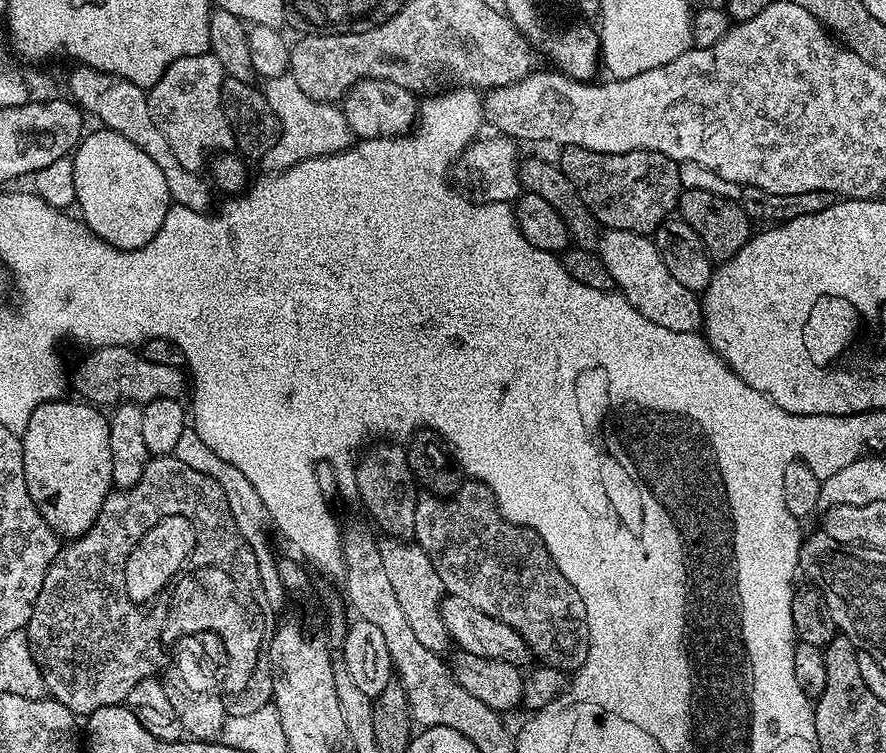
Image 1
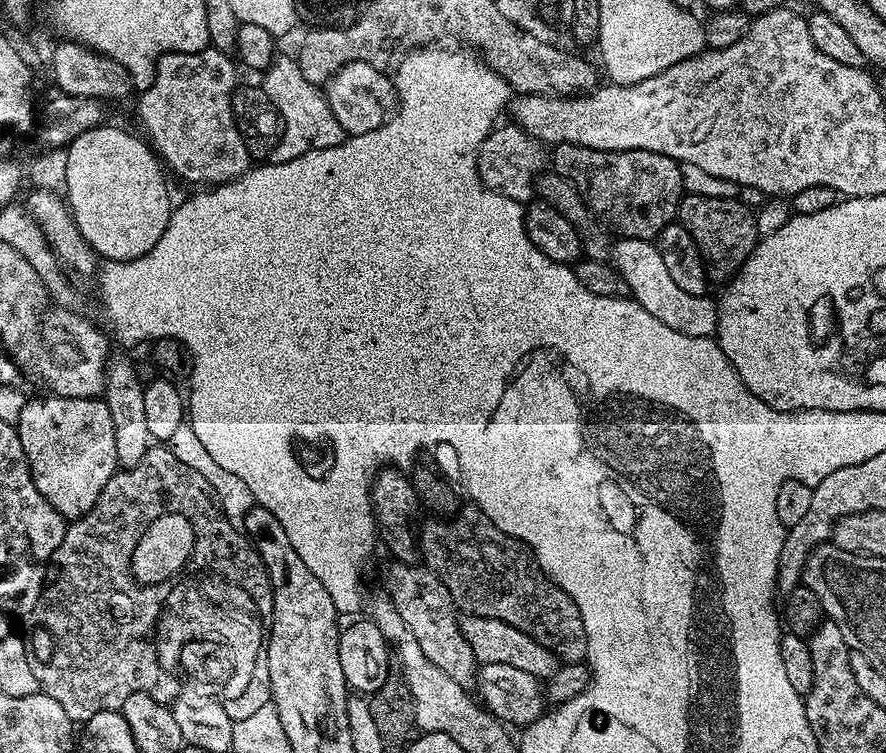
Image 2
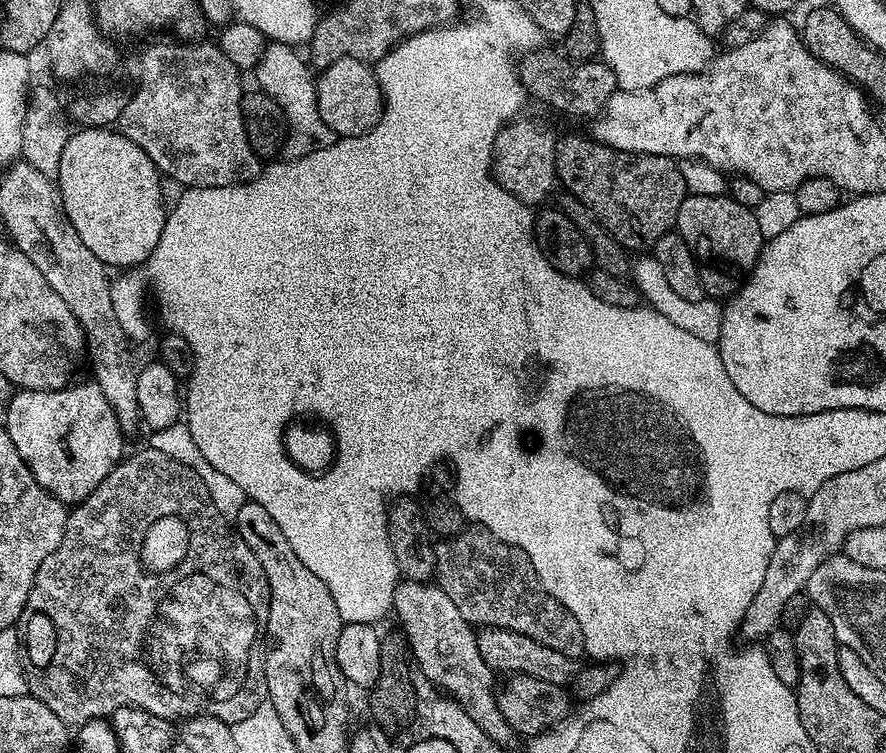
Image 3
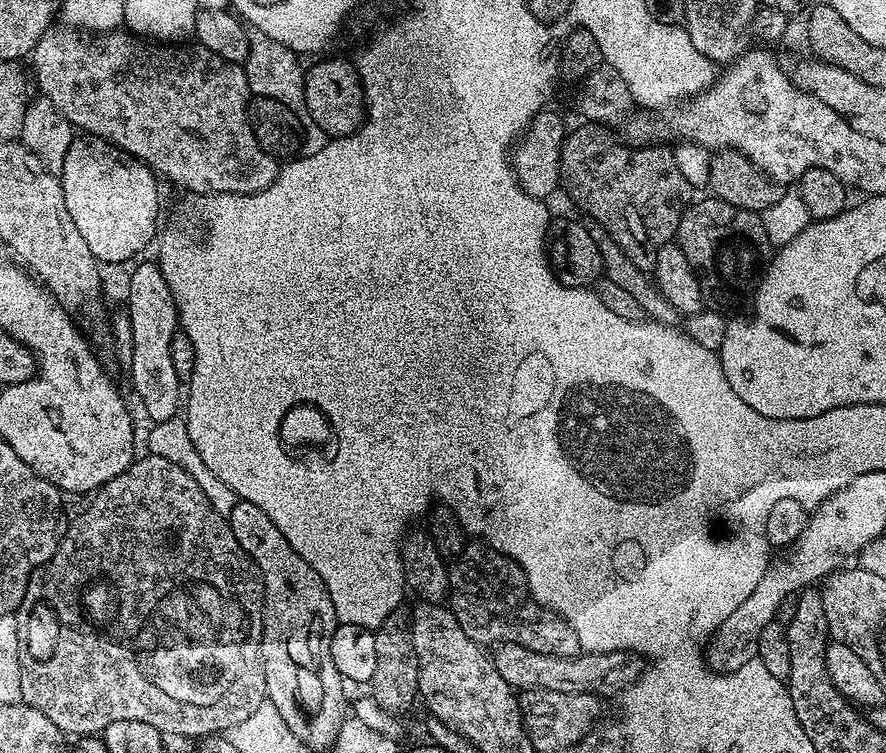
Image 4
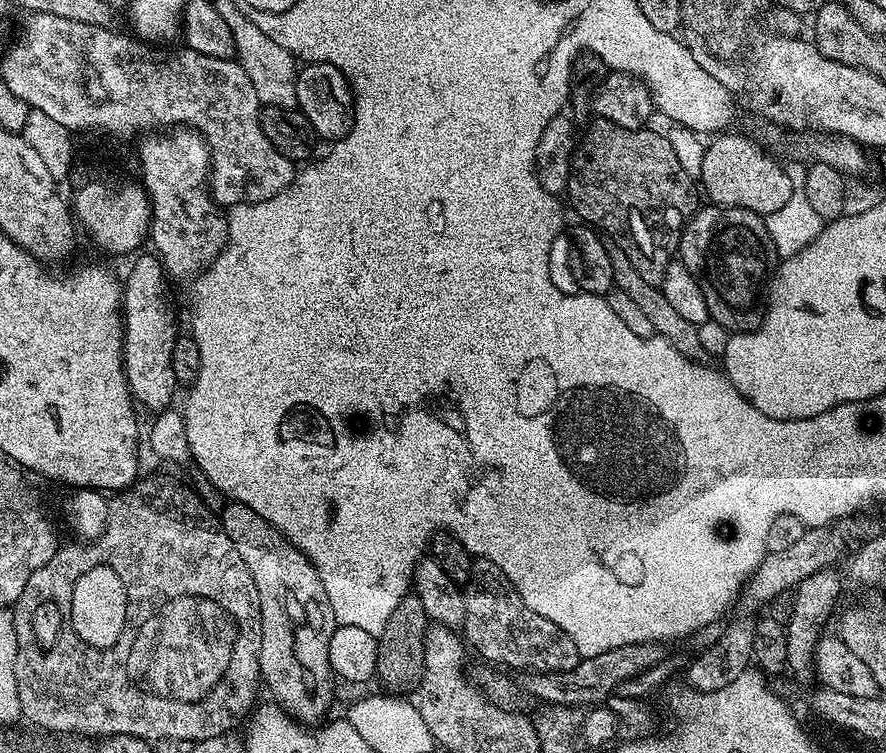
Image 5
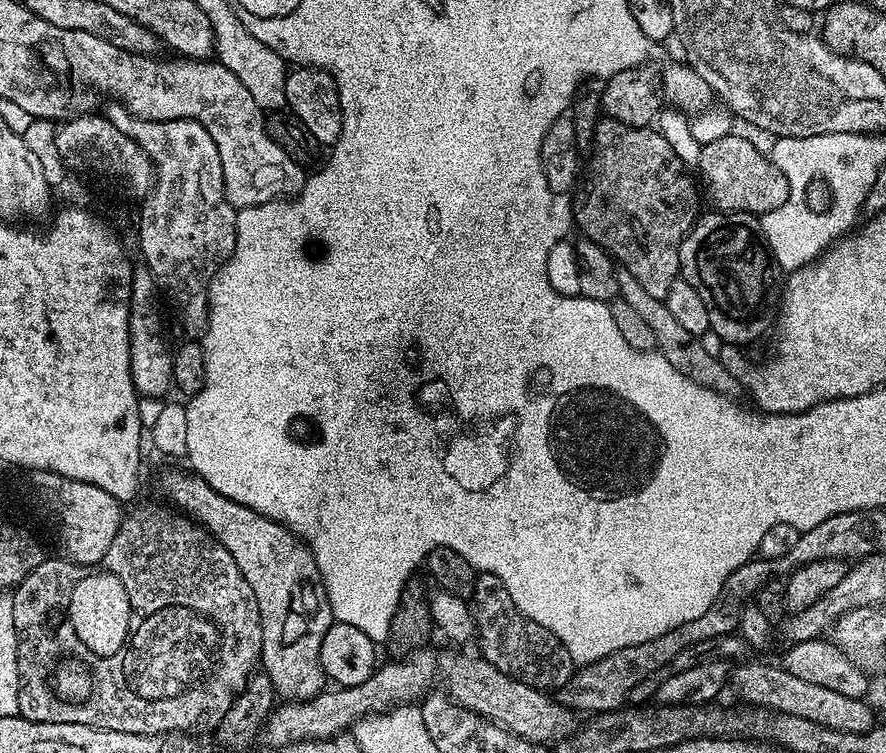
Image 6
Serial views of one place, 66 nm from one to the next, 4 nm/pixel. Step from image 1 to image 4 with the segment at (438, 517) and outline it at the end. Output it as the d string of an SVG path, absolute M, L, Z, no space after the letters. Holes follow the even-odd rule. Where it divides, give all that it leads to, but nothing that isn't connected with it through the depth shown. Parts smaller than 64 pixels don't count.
M465 543L464 553L451 565L450 607L458 618L458 626L466 630L475 644L517 644L538 654L581 655L578 634L574 634L572 627L557 612L533 598L520 565L495 548L488 547L487 543Z

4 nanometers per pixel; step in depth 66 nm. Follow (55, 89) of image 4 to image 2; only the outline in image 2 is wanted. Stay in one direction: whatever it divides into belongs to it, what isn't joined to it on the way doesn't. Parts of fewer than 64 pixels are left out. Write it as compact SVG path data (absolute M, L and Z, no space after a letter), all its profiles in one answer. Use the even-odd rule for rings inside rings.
M211 46L194 54L171 52L156 64L156 77L151 86L139 93L140 105L136 112L144 127L143 135L173 177L181 176L192 184L200 184L196 186L215 186L236 180L253 163L246 142L232 117L232 92L238 86L235 67L237 65L229 53Z

